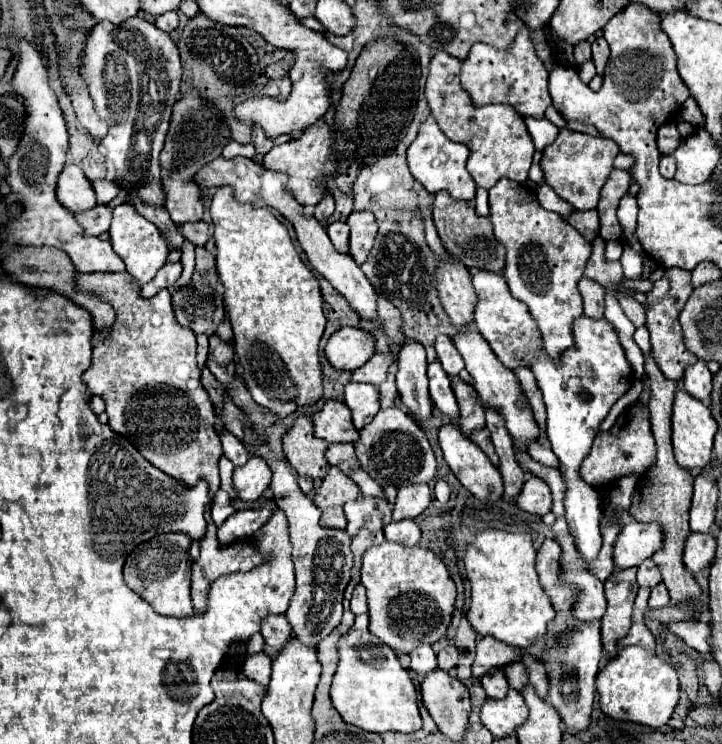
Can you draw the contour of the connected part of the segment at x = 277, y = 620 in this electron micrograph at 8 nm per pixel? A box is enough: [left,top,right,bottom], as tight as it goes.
[261,616,291,650]

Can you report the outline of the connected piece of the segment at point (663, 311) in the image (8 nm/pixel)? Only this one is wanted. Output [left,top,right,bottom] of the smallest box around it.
[645,268,697,382]

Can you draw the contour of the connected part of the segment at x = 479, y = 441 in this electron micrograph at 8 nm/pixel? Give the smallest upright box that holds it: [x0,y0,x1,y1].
[469,428,499,466]

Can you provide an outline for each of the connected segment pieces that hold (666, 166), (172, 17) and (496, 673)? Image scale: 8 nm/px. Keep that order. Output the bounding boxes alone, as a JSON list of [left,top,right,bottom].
[[661,154,675,178],[155,12,179,34],[481,668,509,698]]

